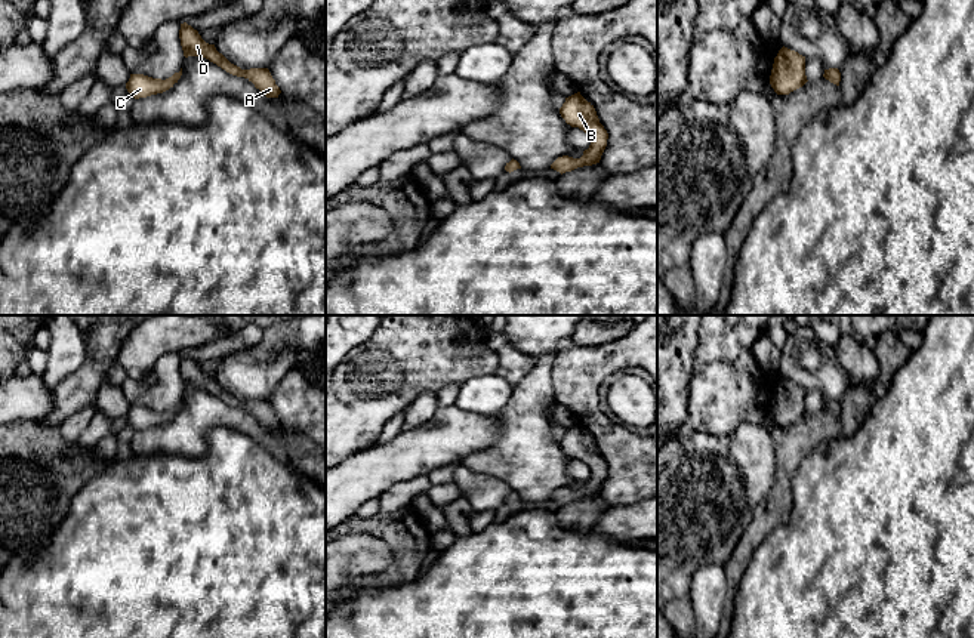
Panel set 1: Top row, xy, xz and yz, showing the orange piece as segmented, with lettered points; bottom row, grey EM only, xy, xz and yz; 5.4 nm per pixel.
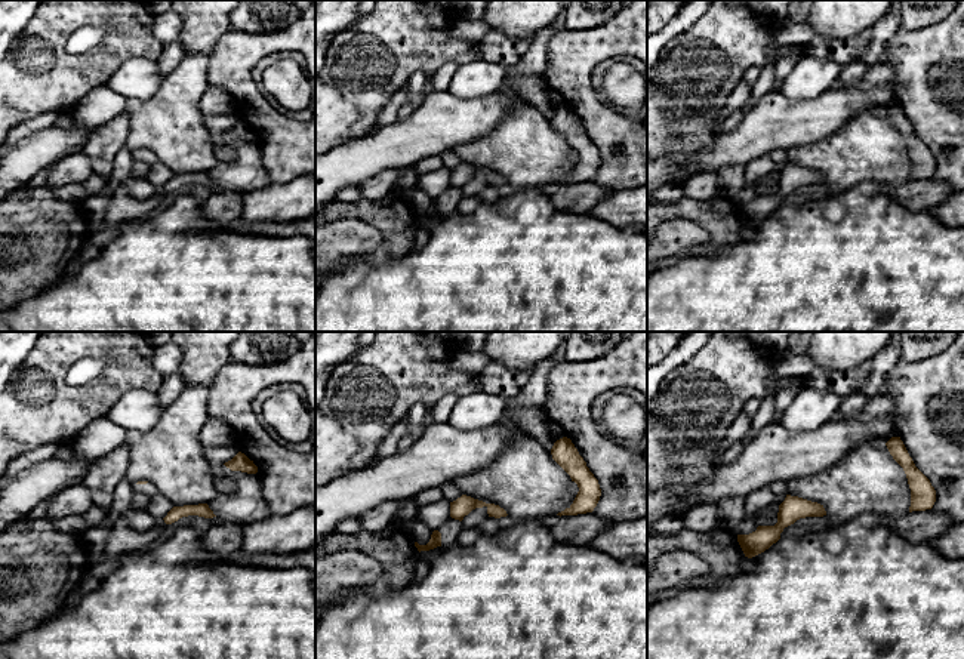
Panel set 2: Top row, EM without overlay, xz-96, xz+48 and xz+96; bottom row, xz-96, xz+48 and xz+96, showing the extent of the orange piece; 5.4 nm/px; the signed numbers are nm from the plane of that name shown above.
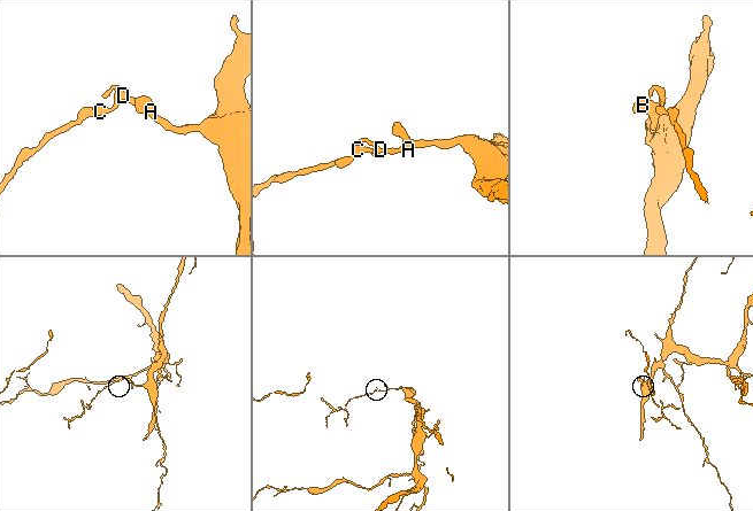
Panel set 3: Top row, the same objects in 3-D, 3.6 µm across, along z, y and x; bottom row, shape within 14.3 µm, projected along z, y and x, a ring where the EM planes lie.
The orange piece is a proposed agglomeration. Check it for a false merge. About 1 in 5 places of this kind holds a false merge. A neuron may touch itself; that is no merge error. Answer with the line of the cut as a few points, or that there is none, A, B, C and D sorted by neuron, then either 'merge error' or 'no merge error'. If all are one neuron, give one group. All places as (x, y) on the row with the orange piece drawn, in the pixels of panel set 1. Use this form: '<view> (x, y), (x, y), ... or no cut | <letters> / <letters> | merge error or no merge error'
no cut | A B C D | no merge error

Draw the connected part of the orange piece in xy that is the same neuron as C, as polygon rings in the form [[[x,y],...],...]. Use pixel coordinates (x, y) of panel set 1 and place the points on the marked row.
[[[182,68],[179,73],[175,73],[166,80],[152,78],[144,74],[130,74],[130,78],[126,83],[126,89],[135,99],[147,98],[169,90],[170,87],[173,87],[175,83],[178,83],[181,75]]]

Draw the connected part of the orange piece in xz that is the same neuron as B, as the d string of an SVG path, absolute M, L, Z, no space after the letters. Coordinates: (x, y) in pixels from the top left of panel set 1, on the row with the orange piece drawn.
M580 92L565 98L565 102L560 108L561 117L571 127L579 127L583 130L589 139L591 145L583 151L580 158L573 158L568 155L558 157L551 169L560 172L571 172L577 167L592 166L599 163L601 155L607 147L608 133L604 126L599 123L597 111L591 102L588 102Z

